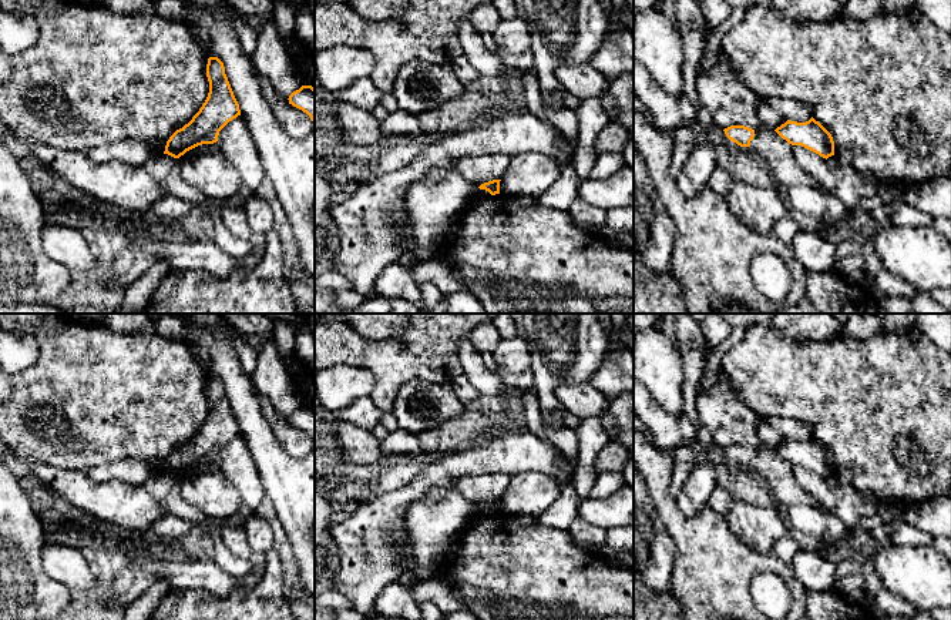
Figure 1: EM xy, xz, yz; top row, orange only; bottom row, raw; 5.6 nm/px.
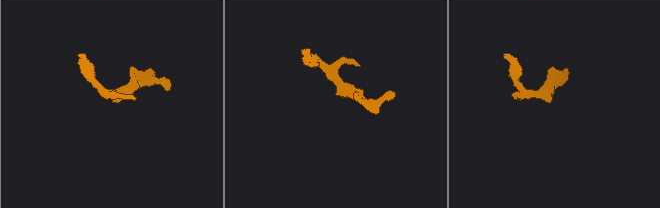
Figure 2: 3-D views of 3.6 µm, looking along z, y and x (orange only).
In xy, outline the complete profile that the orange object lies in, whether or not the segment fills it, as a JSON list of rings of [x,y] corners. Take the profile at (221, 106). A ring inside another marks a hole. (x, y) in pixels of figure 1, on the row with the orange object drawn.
[[[218,57],[208,58],[206,77],[209,93],[205,103],[188,124],[169,137],[164,154],[179,158],[198,145],[214,144],[219,131],[241,115],[224,63]]]

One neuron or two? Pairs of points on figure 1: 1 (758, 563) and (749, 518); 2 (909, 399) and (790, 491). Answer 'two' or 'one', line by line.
1: two
2: two

